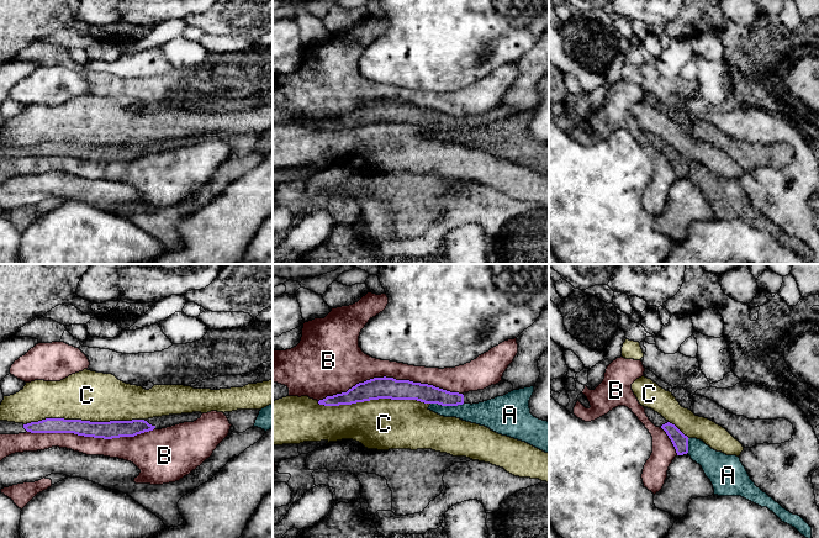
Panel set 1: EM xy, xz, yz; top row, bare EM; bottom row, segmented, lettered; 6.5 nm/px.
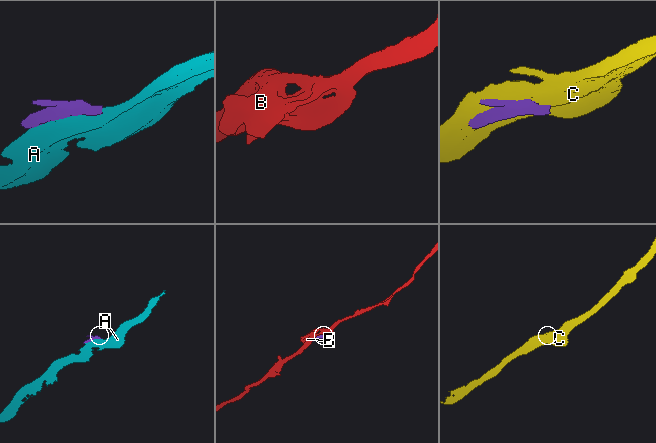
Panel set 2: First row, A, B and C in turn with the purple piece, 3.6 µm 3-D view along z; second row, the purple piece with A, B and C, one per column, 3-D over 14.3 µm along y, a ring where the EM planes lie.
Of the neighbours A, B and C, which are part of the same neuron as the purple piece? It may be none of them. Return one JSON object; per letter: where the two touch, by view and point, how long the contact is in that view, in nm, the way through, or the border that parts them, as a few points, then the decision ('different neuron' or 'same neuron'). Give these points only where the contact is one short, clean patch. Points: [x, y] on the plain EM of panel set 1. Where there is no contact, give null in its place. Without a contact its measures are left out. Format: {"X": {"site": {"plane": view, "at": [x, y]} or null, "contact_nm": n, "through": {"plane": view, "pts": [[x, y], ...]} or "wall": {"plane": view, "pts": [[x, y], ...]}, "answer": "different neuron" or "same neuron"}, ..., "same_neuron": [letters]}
{"A": {"site": {"plane": "xz", "at": [447, 128]}, "contact_nm": 220, "answer": "different neuron"}, "B": {"site": {"plane": "xz", "at": [390, 101]}, "contact_nm": 950, "answer": "different neuron"}, "C": {"site": {"plane": "xy", "at": [85, 144]}, "contact_nm": 750, "answer": "different neuron"}, "same_neuron": []}

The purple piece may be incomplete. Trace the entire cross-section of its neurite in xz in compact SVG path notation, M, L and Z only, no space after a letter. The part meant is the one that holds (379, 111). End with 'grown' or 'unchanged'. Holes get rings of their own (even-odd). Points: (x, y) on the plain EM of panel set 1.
M374 101L359 106L347 116L327 120L319 123L319 128L339 130L352 128L379 122L417 123L424 127L438 127L442 130L458 130L463 127L479 127L513 115L508 105L500 105L484 114L464 117L450 116L433 109L413 106L410 104L396 104L393 101Z; grown

